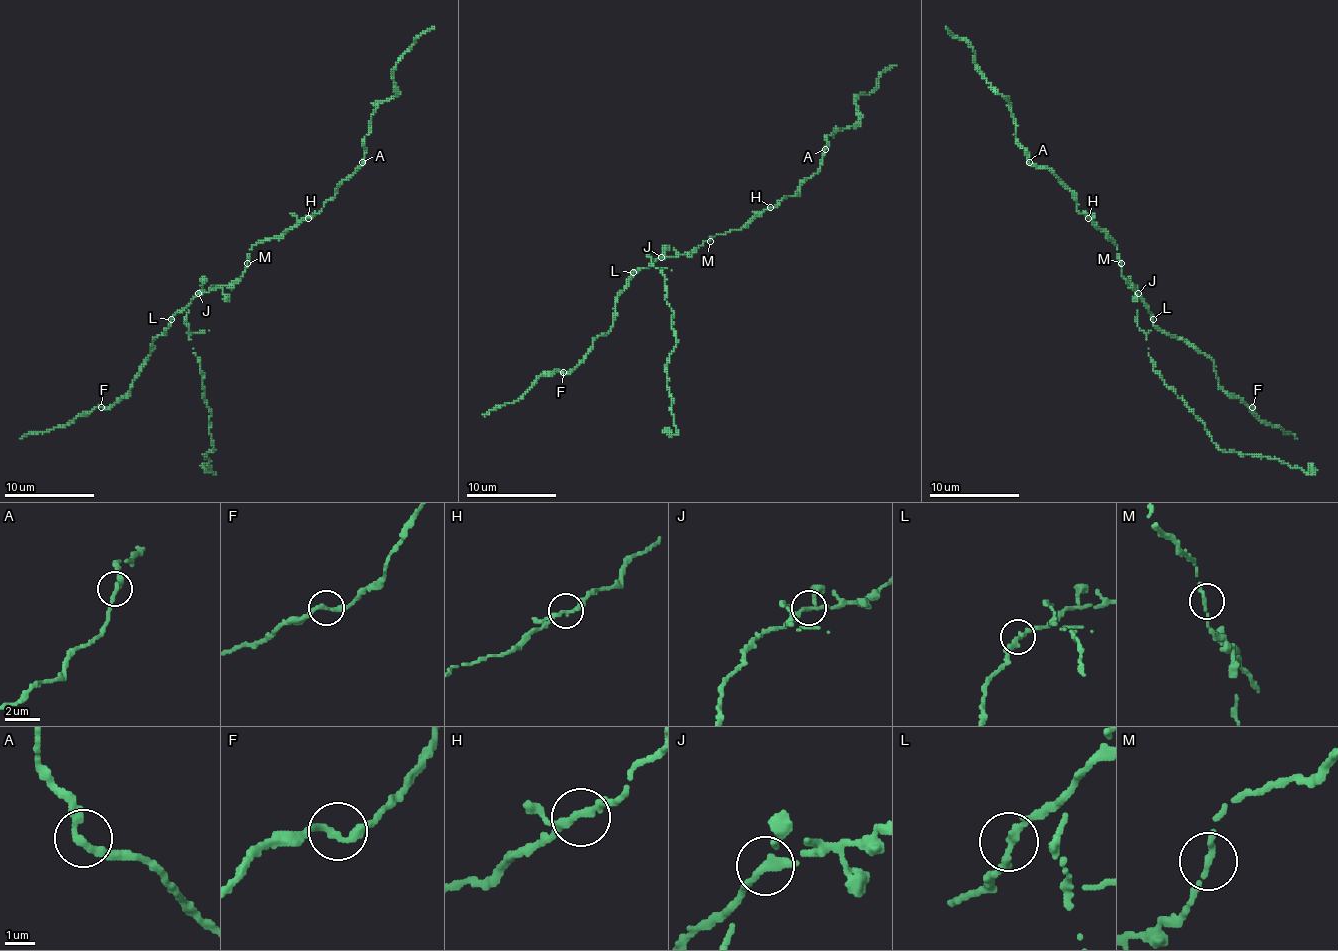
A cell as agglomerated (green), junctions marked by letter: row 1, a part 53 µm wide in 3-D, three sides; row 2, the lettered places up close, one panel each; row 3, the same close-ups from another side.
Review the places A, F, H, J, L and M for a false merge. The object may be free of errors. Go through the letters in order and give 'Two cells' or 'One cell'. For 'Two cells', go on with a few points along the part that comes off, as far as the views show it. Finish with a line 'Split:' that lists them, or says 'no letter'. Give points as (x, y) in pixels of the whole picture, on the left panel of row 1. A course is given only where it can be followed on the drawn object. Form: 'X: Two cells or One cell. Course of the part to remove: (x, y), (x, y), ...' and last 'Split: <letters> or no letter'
A: One cell
F: One cell
H: One cell
J: Two cells. Course of the part to remove: (198, 292), (186, 326), (202, 398), (211, 411), (213, 447), (204, 457), (213, 475), (200, 466)
L: One cell
M: One cell
Split: J

